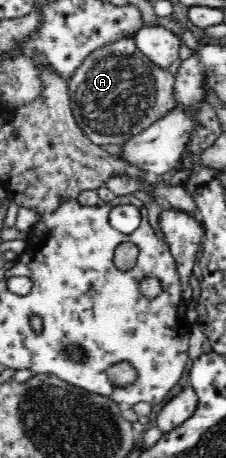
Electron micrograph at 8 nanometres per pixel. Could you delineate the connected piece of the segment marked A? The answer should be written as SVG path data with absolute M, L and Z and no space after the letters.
M133 38L116 40L110 46L90 54L74 76L67 80L70 103L76 122L86 136L97 145L122 144L126 139L141 133L147 126L165 117L174 108L173 84L175 75L156 66L136 48Z

